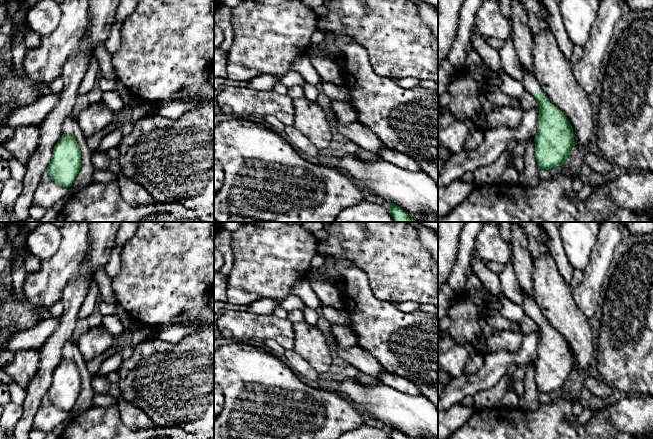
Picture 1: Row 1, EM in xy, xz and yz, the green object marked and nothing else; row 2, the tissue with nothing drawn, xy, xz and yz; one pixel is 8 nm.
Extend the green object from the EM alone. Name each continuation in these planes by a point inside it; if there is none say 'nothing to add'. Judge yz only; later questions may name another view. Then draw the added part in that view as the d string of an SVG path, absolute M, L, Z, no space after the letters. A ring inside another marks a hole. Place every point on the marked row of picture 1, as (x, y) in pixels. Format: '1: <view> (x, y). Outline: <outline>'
1: yz (530, 83). Outline: M521 64L521 68L523 69L524 72L524 77L523 77L523 86L526 91L534 95L537 93L539 90L541 90L541 87L537 81L537 79L534 77L534 75L530 72L528 72L523 65Z

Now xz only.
nothing to add

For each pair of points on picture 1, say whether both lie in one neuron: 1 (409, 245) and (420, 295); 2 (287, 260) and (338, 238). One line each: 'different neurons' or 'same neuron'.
1: same neuron
2: different neurons

